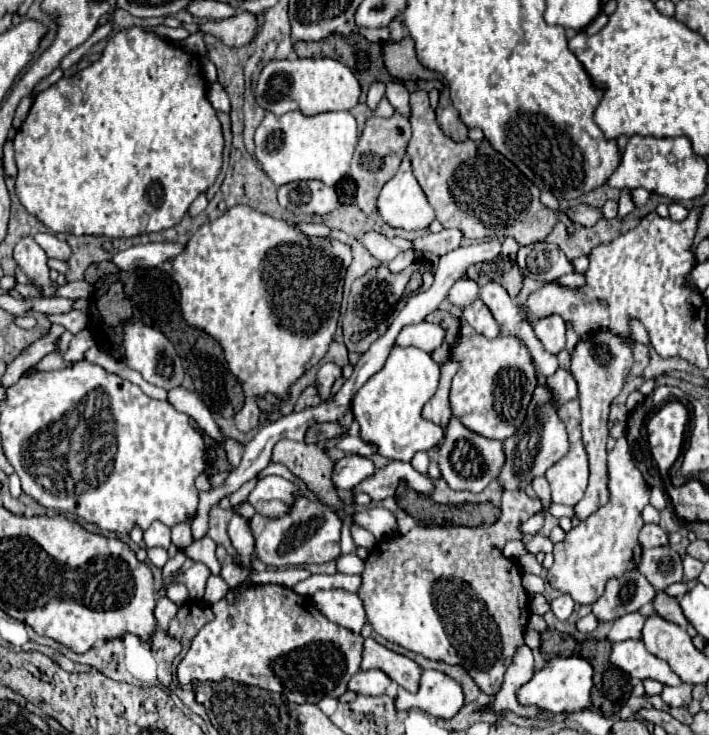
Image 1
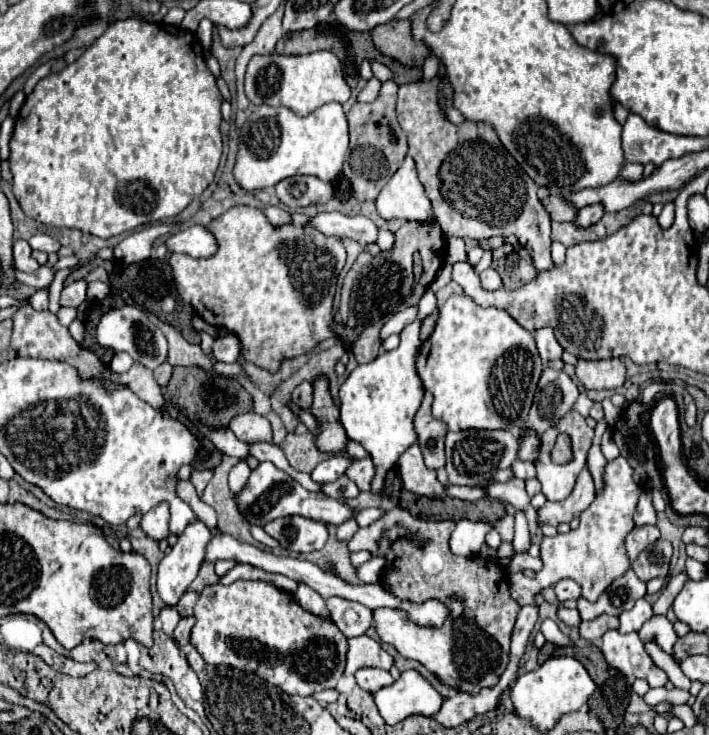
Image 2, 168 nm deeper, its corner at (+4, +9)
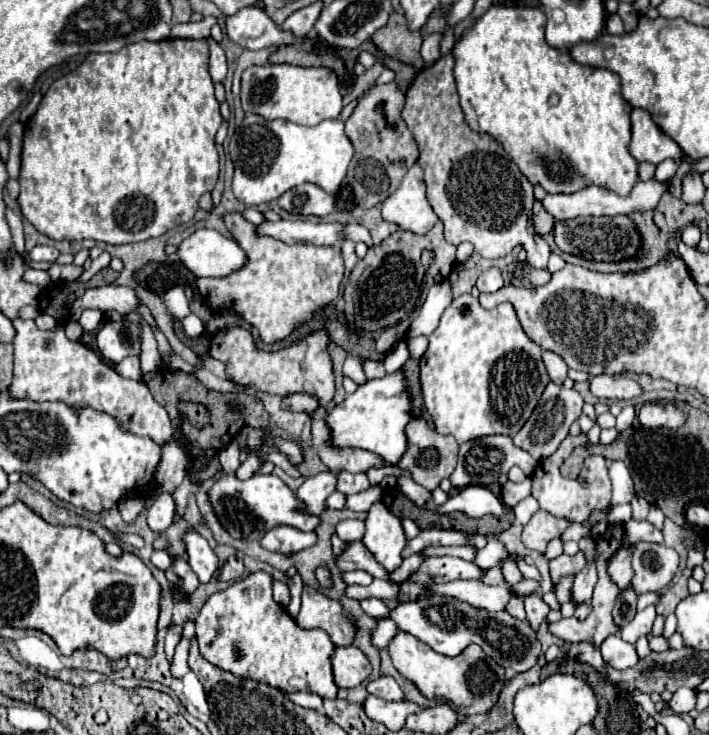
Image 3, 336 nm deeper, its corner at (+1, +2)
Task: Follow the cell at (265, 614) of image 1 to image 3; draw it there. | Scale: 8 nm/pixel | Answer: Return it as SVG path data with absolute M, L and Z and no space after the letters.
M264 571L252 573L232 583L228 589L210 595L196 617L196 637L200 655L236 677L248 677L284 693L310 691L318 693L322 699L336 699L338 695L338 685L332 677L332 653L336 651L336 645L332 645L332 639L322 629L300 629L300 625L296 625L290 613L272 599L272 577Z

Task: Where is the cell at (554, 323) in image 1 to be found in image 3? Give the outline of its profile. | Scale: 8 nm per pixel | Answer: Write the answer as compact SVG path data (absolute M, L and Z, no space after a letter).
M544 351L542 353L542 359L544 359L544 365L548 369L548 375L554 383L562 385L564 379L566 379L566 373L568 373L568 365L566 361L558 355L558 353L552 353L552 351Z

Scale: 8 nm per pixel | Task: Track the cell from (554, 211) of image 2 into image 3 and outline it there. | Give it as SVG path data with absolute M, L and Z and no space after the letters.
M540 201L534 203L534 211L532 211L532 221L534 221L534 231L540 235L548 235L552 233L556 219L540 205Z

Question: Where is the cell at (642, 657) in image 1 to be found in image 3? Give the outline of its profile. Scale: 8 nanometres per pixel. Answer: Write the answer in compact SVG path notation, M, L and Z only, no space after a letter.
M618 633L606 637L600 649L602 649L604 661L606 661L612 669L622 671L622 669L630 669L632 665L638 663L636 647L630 645L630 643L626 643L626 641L622 641Z

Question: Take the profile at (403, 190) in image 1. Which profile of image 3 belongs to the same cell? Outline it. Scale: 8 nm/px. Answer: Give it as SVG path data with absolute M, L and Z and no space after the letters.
M418 163L410 167L402 185L382 203L382 217L400 229L418 235L424 235L434 227L438 217L426 201L424 175Z

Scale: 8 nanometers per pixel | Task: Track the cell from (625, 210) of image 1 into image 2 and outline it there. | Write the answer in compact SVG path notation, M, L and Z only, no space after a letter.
M627 162L623 166L623 172L621 172L623 178L629 178L631 182L637 182L637 178L643 176L643 166L641 164L635 164L635 162Z

